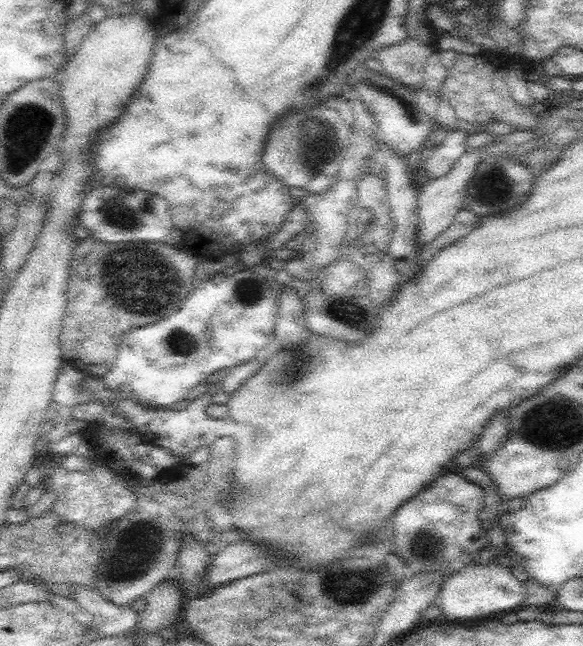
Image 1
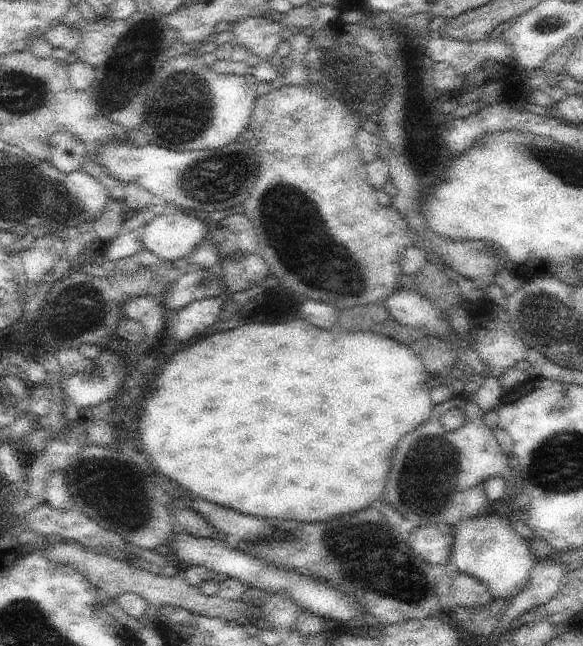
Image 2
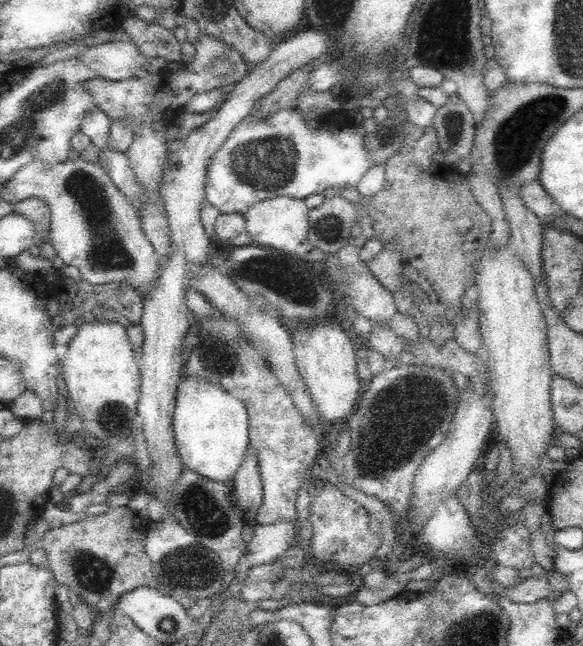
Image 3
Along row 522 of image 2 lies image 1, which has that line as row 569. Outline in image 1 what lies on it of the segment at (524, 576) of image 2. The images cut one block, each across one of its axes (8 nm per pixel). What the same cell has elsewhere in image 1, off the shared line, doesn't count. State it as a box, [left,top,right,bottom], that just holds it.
[437,562,526,622]

